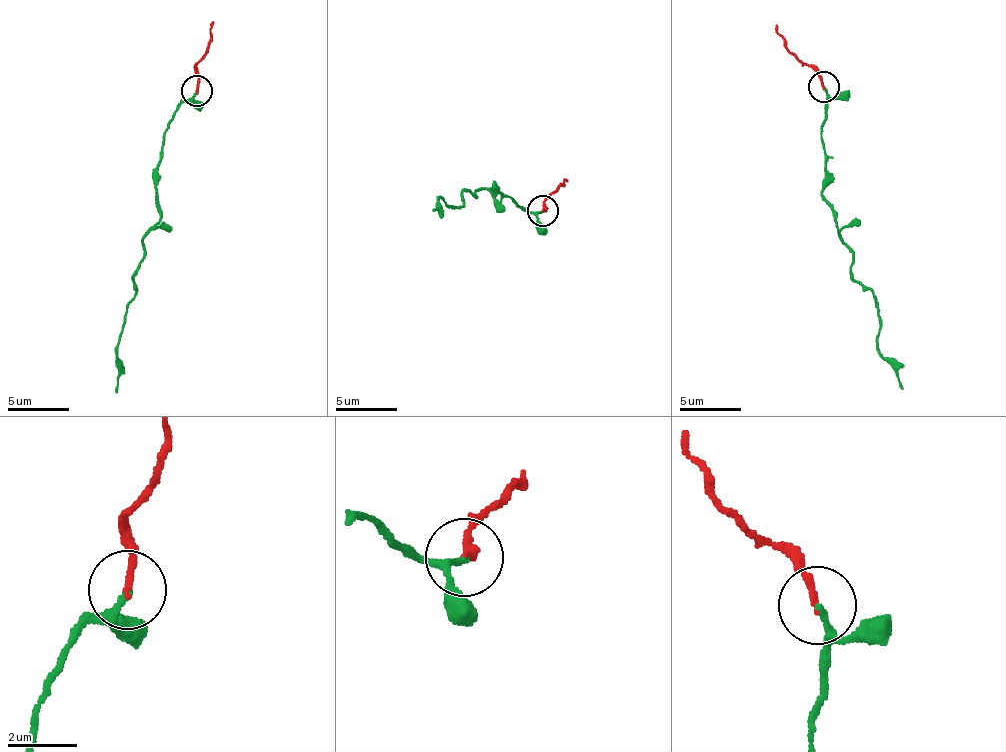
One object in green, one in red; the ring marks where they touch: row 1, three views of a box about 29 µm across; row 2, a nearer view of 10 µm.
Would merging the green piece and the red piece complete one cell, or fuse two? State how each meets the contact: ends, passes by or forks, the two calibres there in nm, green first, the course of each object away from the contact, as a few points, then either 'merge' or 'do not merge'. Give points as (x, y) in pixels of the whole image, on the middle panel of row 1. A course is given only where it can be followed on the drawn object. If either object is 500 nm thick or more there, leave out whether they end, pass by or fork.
green passes by | red ends | 140/200 nm | green via (542, 210), (525, 210), (493, 182), (494, 187), (466, 191), (461, 207), (451, 206), (438, 196), (432, 212) | red via (542, 210), (546, 210), (547, 195), (568, 180) | merge

